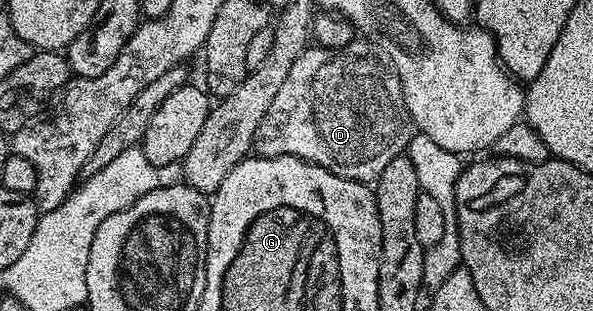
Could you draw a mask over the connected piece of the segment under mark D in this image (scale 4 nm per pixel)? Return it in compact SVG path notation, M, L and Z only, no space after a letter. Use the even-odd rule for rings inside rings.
M356 38L351 44L343 48L307 46L300 54L300 58L296 58L292 70L288 70L288 78L284 78L276 98L272 98L272 106L268 106L268 114L264 114L264 122L260 122L258 135L254 138L254 148L259 156L295 156L301 160L308 161L310 164L320 166L340 178L374 182L377 181L379 174L384 170L384 166L388 166L388 162L392 162L392 158L403 155L409 149L410 140L415 135L414 119L412 119L406 109L404 90L400 86L400 82L397 78L392 79L392 72L388 67L387 61L379 55L374 45L365 39Z

